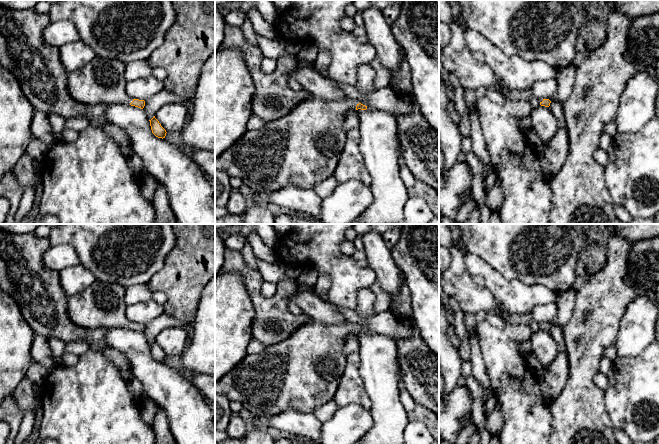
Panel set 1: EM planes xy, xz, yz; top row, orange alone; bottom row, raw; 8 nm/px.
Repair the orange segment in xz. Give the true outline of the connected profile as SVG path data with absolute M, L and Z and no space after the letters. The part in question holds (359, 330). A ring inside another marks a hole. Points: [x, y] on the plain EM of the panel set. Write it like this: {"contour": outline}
{"contour": "M311 319L287 339L266 347L258 354L247 354L227 375L215 382L215 392L225 395L230 401L240 402L243 409L255 416L268 418L288 410L314 413L317 407L334 400L347 363L347 356L342 351L344 339L349 334L358 333L366 334L367 330L348 321L327 324Z"}

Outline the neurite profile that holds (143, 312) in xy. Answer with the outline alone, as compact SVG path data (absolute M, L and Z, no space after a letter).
M154 300L139 302L126 308L126 317L129 321L147 324L164 313L164 307Z

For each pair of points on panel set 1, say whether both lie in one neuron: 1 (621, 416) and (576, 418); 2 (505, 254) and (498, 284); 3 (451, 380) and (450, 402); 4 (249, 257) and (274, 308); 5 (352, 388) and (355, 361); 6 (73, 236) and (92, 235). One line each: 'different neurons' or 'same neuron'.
1: different neurons
2: different neurons
3: different neurons
4: different neurons
5: same neuron
6: same neuron

